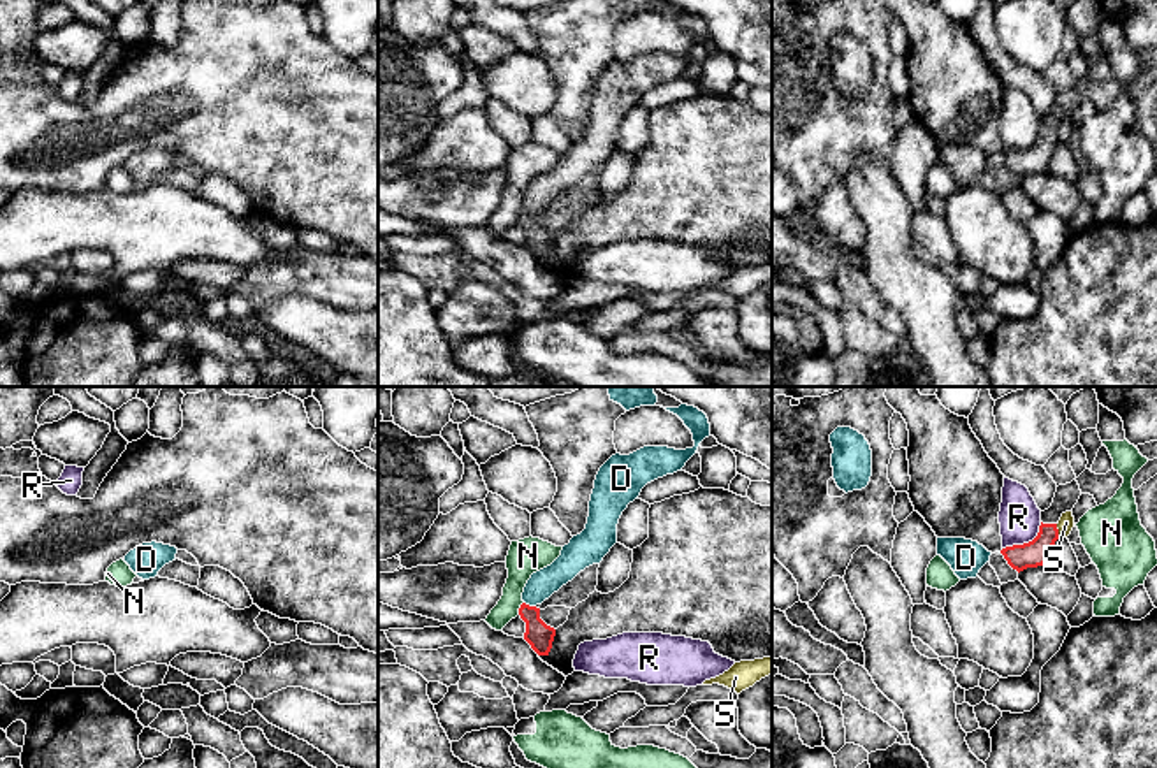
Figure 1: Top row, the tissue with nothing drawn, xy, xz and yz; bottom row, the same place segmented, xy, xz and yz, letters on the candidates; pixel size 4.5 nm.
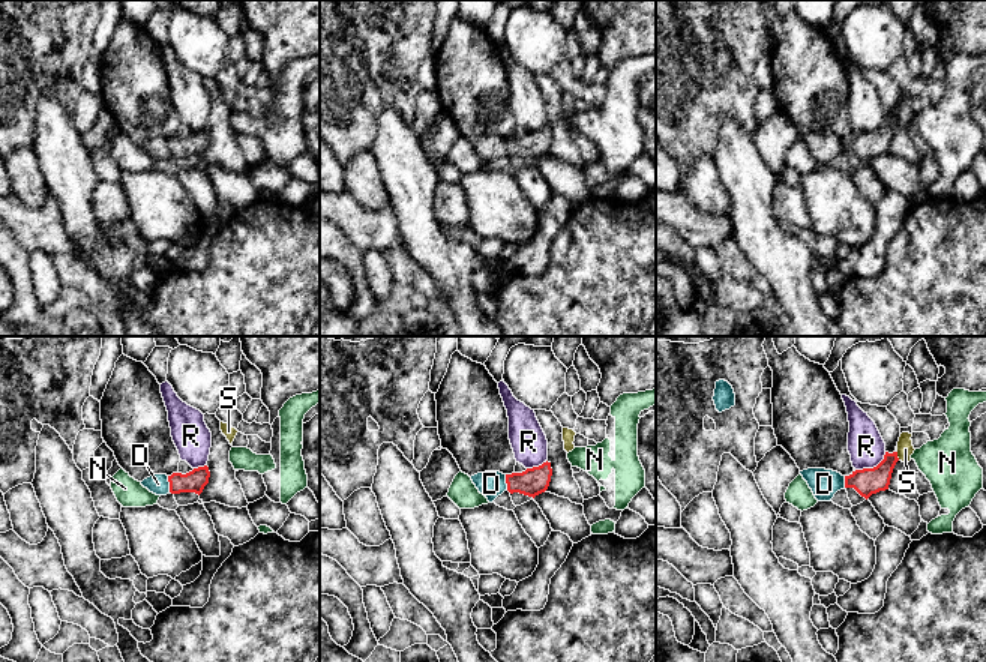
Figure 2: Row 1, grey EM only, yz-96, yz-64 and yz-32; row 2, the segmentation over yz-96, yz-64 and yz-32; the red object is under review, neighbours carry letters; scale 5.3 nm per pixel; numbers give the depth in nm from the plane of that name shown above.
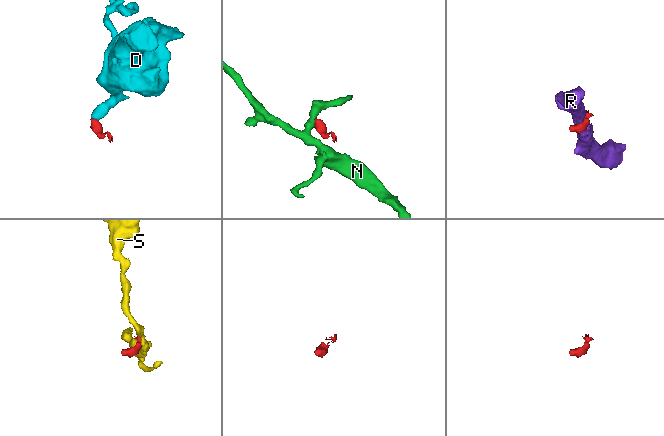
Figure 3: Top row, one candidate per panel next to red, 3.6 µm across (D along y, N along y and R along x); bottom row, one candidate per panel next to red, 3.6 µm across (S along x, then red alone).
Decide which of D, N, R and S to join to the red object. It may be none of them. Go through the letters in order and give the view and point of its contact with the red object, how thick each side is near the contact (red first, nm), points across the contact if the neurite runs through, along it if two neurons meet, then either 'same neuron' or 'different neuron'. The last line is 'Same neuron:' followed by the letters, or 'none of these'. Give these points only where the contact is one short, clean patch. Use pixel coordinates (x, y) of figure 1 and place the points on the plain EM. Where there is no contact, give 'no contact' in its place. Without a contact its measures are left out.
D: meets red in xz at (528, 211); 120 nm thick on the red side, 130 nm on the other; runs through xz (538, 241), (528, 211), (542, 190); same neuron
N: meets red in xz at (519, 215); 120 nm thick on the red side, 160 nm on the other; border along xz (523, 208), (517, 220); different neuron
R: meets red in yz at (1026, 150); 120 nm thick on the red side, 190 nm on the other; border along yz (1041, 129), (1031, 146), (1003, 155); different neuron
S: meets red in yz at (1057, 136); 120 nm thick on the red side, 70 nm on the other; border along yz (1055, 130), (1059, 141); different neuron
Same neuron: D

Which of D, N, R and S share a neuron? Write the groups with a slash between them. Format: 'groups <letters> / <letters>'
groups D / N / R / S

